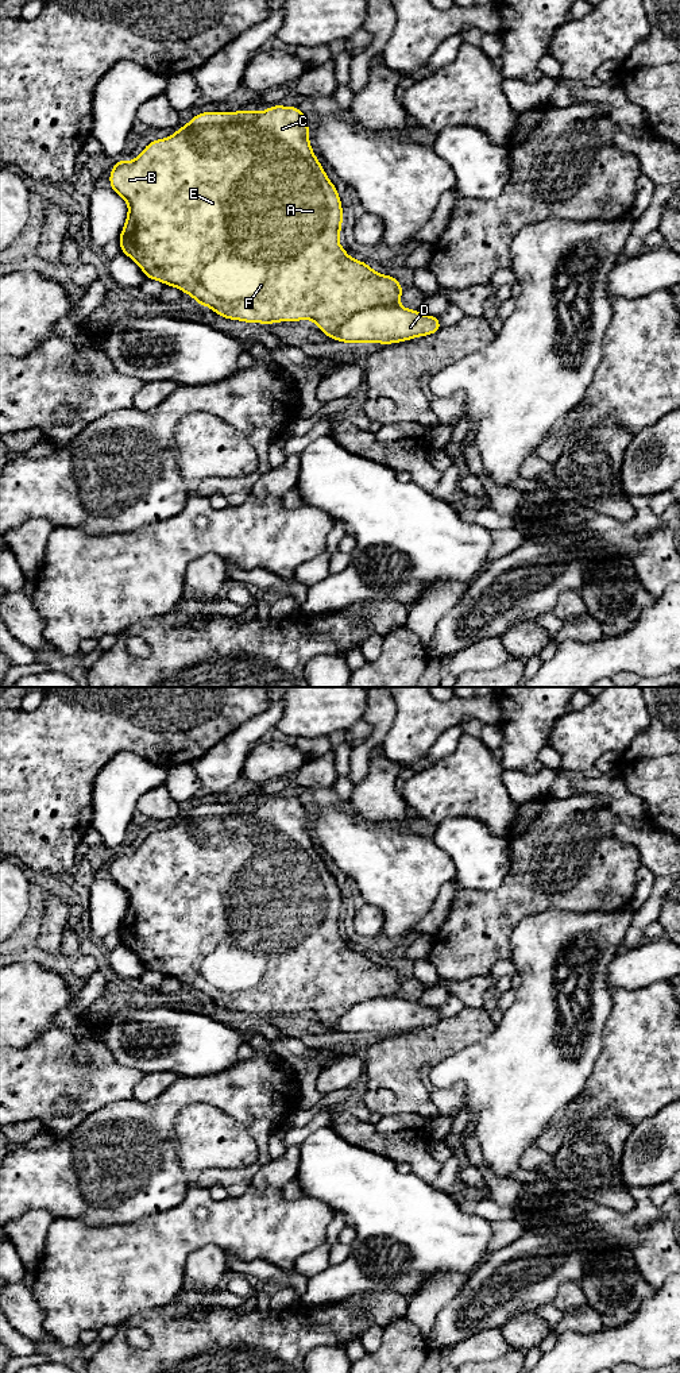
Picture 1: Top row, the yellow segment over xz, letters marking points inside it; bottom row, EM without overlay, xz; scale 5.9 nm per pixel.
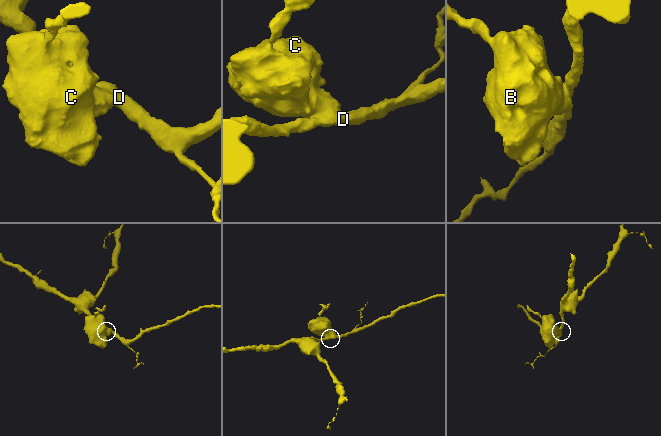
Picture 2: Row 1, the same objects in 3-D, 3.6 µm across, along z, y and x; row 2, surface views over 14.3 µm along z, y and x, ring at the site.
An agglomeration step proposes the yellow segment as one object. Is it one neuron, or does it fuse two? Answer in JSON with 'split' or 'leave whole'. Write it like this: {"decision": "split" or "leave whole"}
{"decision": "split"}

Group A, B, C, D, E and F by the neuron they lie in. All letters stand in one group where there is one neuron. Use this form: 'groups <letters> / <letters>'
groups A B C E F / D

